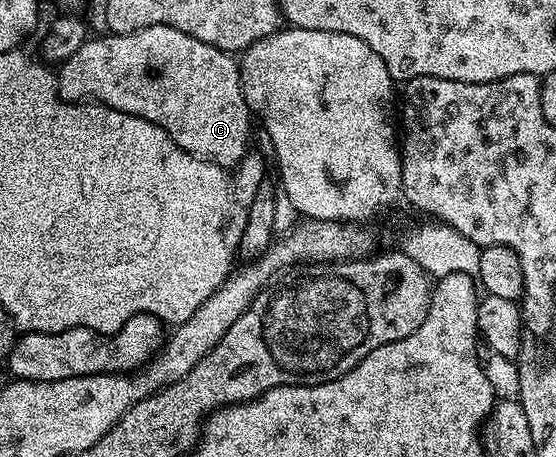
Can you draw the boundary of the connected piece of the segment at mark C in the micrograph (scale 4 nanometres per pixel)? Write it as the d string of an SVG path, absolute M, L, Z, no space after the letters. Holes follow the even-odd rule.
M151 25L147 29L139 29L130 35L105 33L102 39L86 38L85 44L60 64L56 76L58 93L61 94L62 99L70 103L92 101L128 115L143 117L147 121L151 121L153 117L153 123L161 121L163 117L161 123L165 125L165 131L171 137L171 141L175 141L179 149L199 159L212 159L223 168L233 169L250 150L251 112L243 97L238 60L230 52L220 51L217 47L207 45L174 27ZM149 81L163 81L165 87L173 91L167 91L163 95L159 93L159 97L155 97L155 103L151 103L151 97L143 93L145 91L143 87L147 87Z

